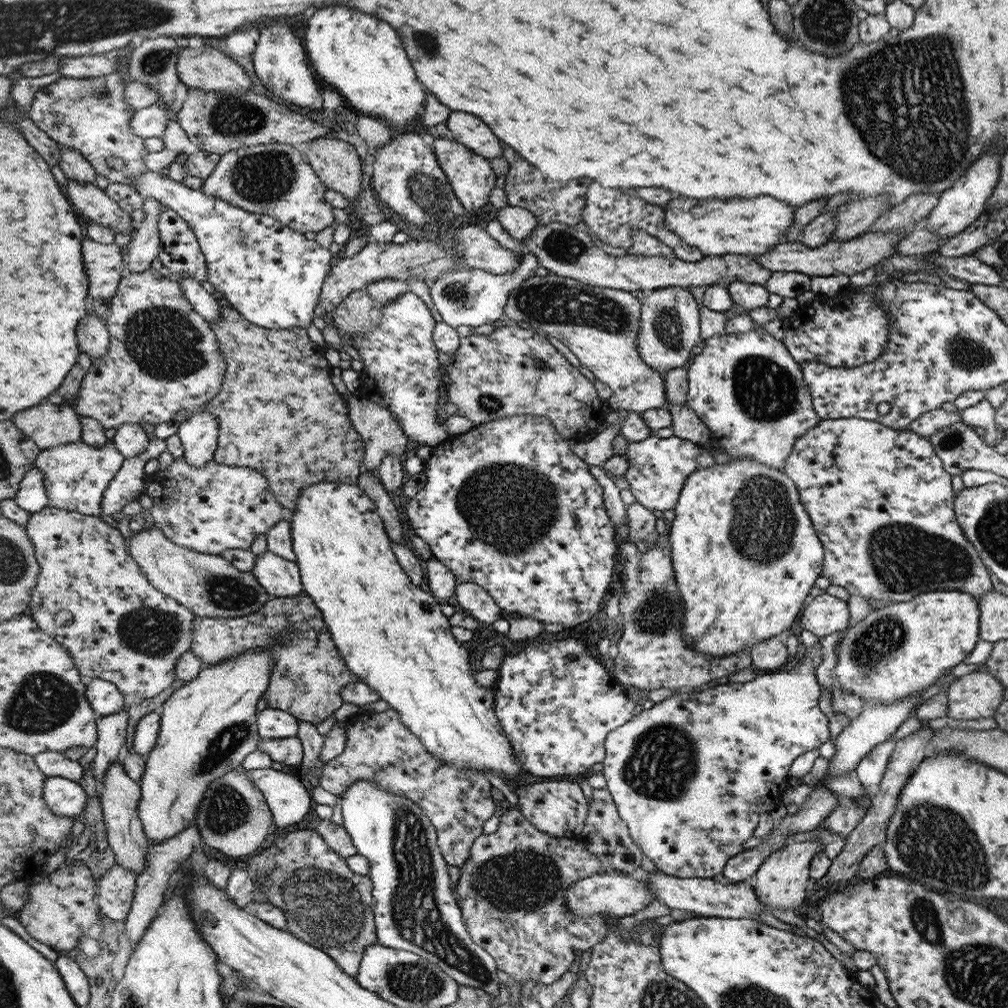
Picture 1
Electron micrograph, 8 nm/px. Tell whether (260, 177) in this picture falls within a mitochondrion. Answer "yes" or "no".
yes

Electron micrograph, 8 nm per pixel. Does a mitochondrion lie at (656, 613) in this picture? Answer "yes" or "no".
yes

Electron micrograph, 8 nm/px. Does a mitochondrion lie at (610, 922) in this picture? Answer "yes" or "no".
no

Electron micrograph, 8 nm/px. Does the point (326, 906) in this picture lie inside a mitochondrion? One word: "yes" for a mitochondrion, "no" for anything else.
yes

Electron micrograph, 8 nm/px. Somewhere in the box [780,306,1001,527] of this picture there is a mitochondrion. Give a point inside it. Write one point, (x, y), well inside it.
(965, 353)

